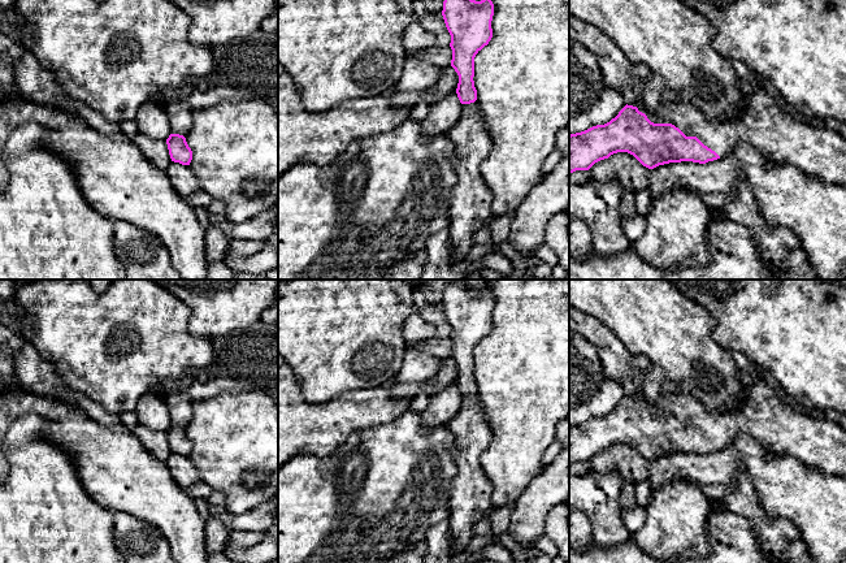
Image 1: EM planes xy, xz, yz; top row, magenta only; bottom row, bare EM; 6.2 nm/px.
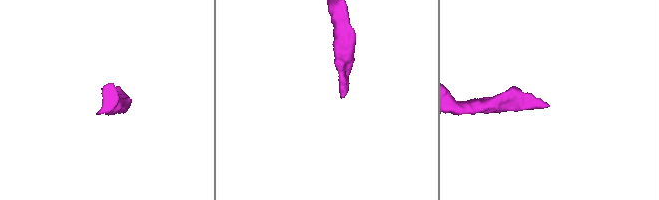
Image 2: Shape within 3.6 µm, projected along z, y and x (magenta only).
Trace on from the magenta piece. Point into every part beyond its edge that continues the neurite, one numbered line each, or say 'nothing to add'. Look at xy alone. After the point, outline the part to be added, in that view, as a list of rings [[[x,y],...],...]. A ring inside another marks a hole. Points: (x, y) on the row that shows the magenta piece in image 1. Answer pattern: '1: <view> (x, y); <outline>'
1: xy (179, 113); [[[177,101],[165,107],[170,120],[170,134],[186,138],[192,126],[192,108],[187,101]]]

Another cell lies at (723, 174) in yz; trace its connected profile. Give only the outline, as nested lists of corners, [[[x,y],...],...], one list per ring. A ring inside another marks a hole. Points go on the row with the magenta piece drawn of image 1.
[[[730,155],[706,164],[681,161],[659,165],[648,169],[647,181],[652,199],[681,187],[697,192],[730,192],[742,182],[739,165]]]

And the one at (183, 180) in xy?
[[[172,161],[165,169],[165,173],[168,174],[174,190],[186,200],[201,190],[196,174],[188,165]]]

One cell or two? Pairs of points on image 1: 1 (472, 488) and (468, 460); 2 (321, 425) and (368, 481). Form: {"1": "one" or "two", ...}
{"1": "one", "2": "two"}

